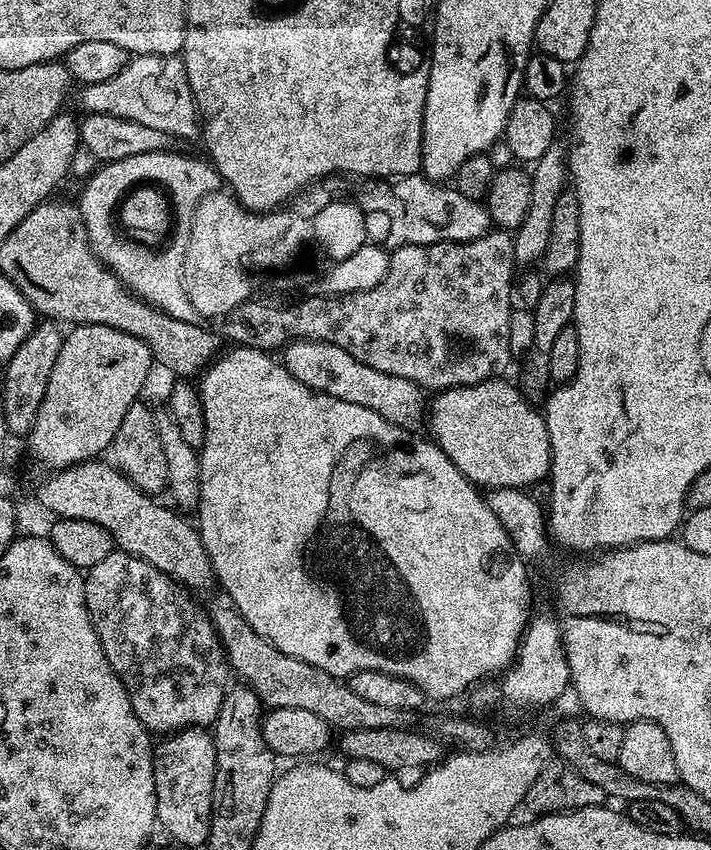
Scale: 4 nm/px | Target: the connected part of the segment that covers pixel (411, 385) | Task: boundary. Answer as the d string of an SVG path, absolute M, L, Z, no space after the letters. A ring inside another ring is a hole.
M289 340L282 349L282 363L298 382L310 386L315 392L330 398L342 398L342 402L354 402L354 406L366 406L366 410L382 414L382 418L394 422L399 428L416 430L423 420L425 423L426 396L420 385L406 378L382 374L382 370L358 362L354 354L346 354L342 346L321 340Z

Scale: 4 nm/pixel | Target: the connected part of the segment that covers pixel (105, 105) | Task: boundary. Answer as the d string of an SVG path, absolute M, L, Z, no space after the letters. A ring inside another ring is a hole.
M135 55L113 78L85 85L81 92L80 98L87 113L108 113L128 118L154 130L165 131L177 139L197 139L201 135L199 104L193 96L184 61L177 55Z

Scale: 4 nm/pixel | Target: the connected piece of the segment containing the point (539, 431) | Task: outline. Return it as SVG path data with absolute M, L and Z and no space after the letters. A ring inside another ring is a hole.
M505 378L483 380L466 384L462 388L446 388L435 393L430 400L430 424L434 442L458 466L458 470L481 490L493 488L531 489L552 471L552 447L550 434L544 421L544 413L531 404L529 397Z

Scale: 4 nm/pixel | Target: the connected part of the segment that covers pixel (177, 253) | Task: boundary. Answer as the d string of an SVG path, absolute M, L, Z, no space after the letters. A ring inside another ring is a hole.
M176 151L134 154L130 158L105 163L101 172L96 172L89 178L84 193L78 199L78 207L84 219L88 241L92 243L92 253L147 304L153 304L155 308L162 309L182 322L195 324L201 317L198 310L194 310L194 302L190 302L184 289L186 242L190 238L190 226L198 202L202 202L206 194L217 191L222 181L207 159L199 160L196 156ZM140 176L160 176L160 180L168 180L168 184L172 184L172 192L176 192L176 204L180 204L180 236L176 236L176 248L172 248L168 256L152 256L152 253L141 251L140 248L132 248L132 252L128 252L128 248L120 248L120 241L116 240L112 229L108 228L108 215L113 201L125 189L125 185L132 184L132 180L140 180Z

